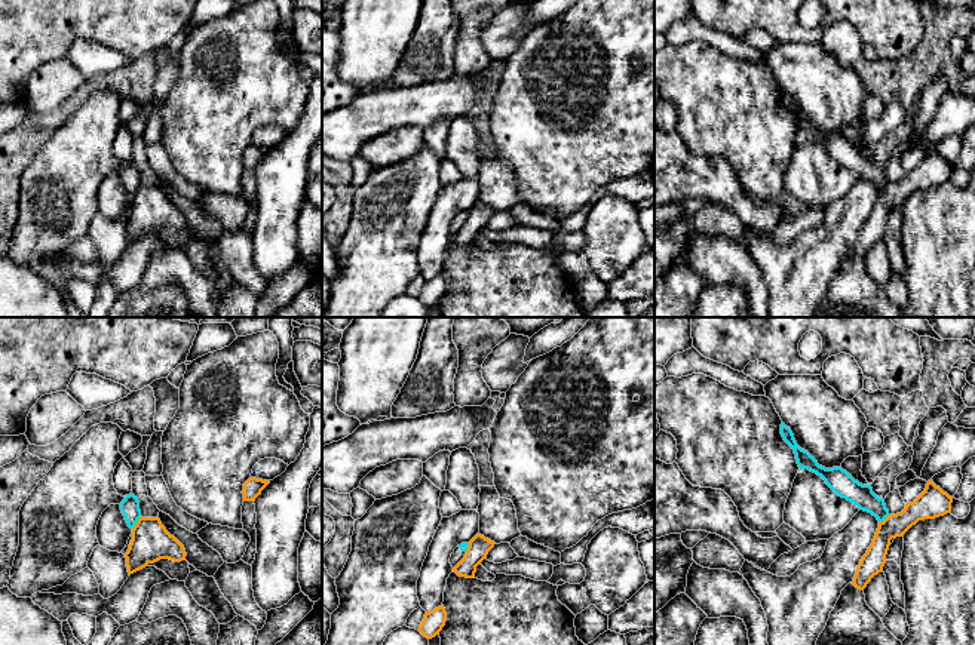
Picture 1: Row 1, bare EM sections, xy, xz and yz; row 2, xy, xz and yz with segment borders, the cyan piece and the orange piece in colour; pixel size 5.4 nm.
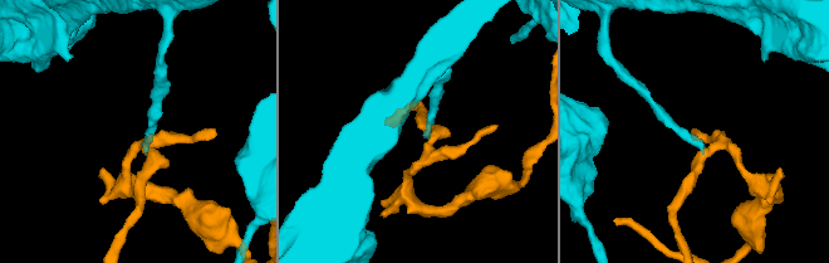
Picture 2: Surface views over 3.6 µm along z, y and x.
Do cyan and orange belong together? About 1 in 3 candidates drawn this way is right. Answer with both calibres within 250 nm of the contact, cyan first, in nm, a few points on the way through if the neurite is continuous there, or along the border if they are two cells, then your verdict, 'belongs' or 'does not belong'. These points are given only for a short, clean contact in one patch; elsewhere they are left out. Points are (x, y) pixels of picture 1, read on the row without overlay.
100 nm thick on the cyan side, 220 nm on the other; border along xy (141, 184), (132, 197); does not belong

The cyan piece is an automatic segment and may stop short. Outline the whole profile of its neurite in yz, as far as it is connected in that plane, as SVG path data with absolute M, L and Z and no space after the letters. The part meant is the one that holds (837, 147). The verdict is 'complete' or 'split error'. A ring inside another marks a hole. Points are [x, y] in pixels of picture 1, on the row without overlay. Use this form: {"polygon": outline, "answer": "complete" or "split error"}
{"polygon": "M784 90L781 92L781 102L794 117L800 136L807 136L821 144L838 165L856 172L859 178L871 181L879 190L883 190L889 184L884 168L879 166L870 153L859 151L841 135L825 136L819 133L807 119L797 113L791 96Z", "answer": "complete"}

